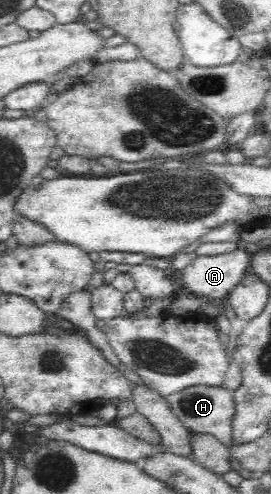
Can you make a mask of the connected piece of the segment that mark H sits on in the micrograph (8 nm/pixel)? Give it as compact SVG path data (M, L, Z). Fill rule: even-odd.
M195 386L175 392L166 398L176 418L192 433L211 434L230 452L233 446L232 418L234 391L222 387Z

